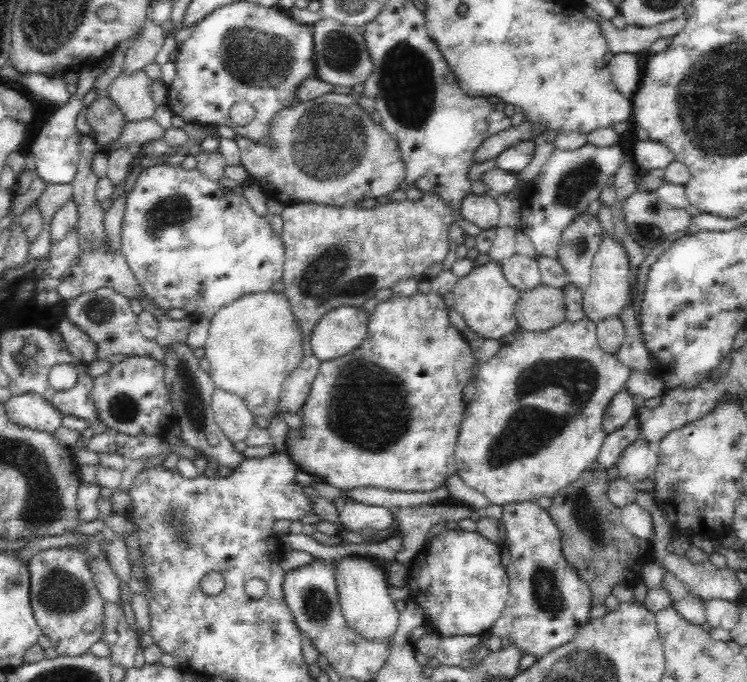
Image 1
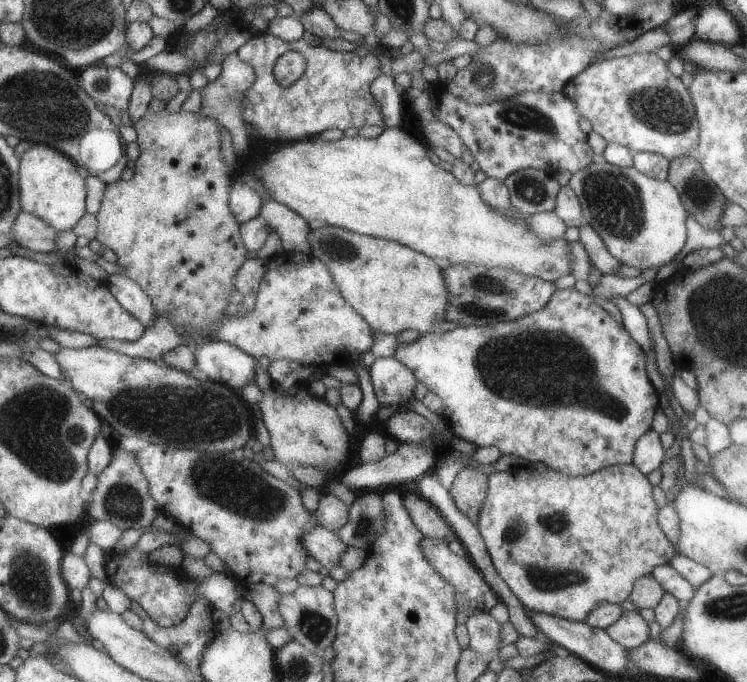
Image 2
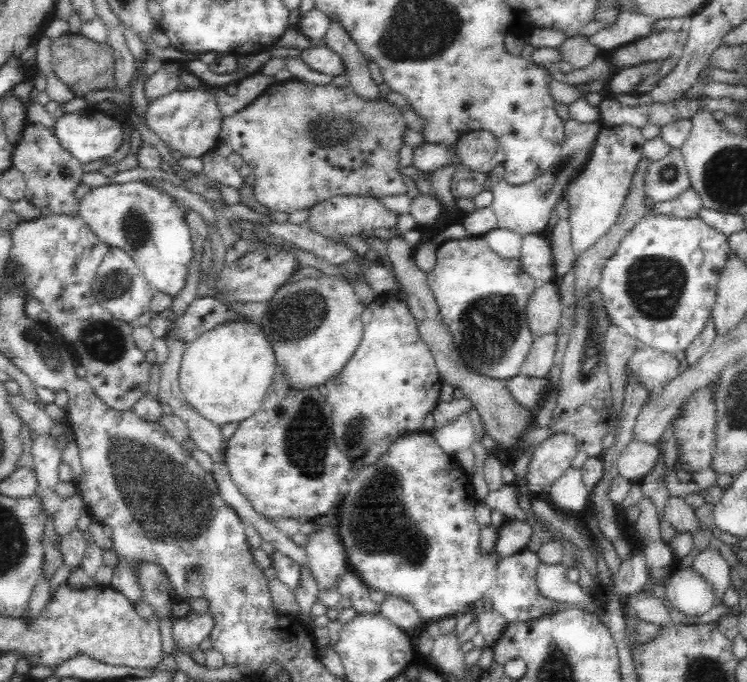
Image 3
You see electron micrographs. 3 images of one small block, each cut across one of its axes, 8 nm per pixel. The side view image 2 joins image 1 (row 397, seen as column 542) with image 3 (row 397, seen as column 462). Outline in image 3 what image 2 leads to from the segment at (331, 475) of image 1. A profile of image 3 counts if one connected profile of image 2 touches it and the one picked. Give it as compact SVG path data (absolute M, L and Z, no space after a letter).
M381 294L365 306L361 316L363 335L344 368L324 384L324 396L332 408L333 436L338 449L352 460L387 437L398 439L423 430L424 420L439 404L441 375L428 345L421 339L418 323L399 294Z

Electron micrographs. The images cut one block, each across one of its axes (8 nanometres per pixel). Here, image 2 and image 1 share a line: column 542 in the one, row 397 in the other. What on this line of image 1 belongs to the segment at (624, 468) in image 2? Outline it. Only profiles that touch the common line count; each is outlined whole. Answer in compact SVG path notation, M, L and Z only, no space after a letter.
M586 316L582 317L576 322L570 322L568 320L565 320L564 322L561 322L560 324L557 324L556 326L553 326L552 328L549 328L548 330L542 332L528 332L526 330L521 330L521 328L519 328L517 331L519 332L517 334L517 337L510 344L502 343L498 352L496 352L496 354L494 354L494 356L490 358L490 360L484 361L483 363L479 364L479 371L477 372L477 376L475 377L476 392L473 396L473 399L470 400L470 403L467 404L465 408L464 419L461 423L460 435L455 449L457 476L460 476L460 479L462 479L466 486L474 488L474 490L478 490L478 492L484 494L484 496L486 496L486 498L488 498L488 500L490 501L490 504L503 505L510 504L512 502L524 502L528 500L532 501L538 498L542 498L542 496L554 498L556 494L558 494L558 492L560 491L560 488L568 487L570 484L573 484L585 471L590 470L592 464L594 462L597 462L598 452L600 451L600 448L602 447L602 444L604 443L604 440L607 436L607 433L603 430L603 417L606 408L608 407L609 402L613 400L613 397L616 395L616 393L620 392L622 389L625 388L625 384L627 383L629 374L631 373L630 368L622 364L622 362L618 361L616 355L610 354L609 352L604 352L604 349L600 348L597 339L596 323Z

